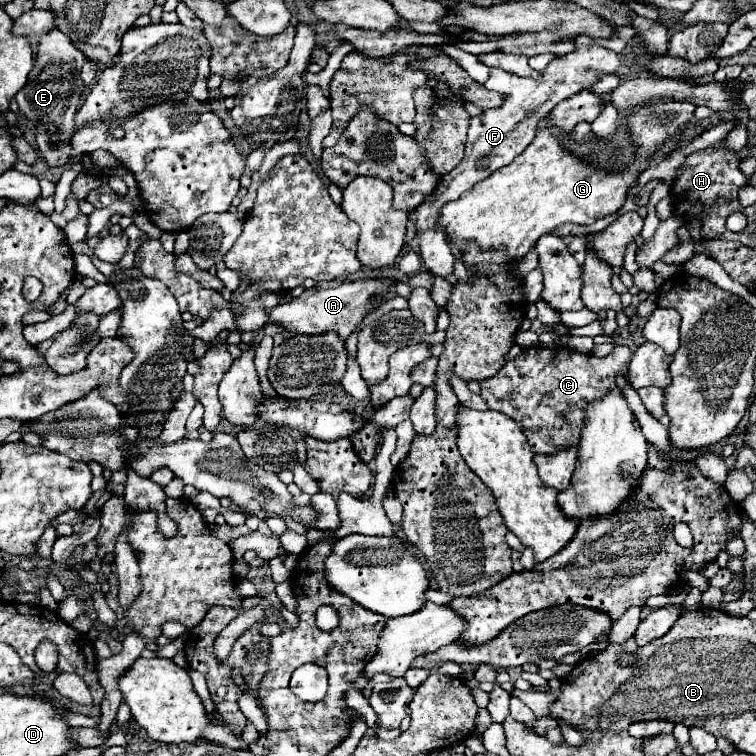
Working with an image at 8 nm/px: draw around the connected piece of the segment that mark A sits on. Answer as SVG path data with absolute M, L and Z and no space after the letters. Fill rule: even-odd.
M331 280L319 282L315 288L305 290L299 298L289 304L279 304L269 312L269 322L277 322L279 326L287 328L289 332L299 334L321 334L321 332L335 332L345 342L351 332L361 324L361 320L373 310L371 298L381 296L385 298L393 280Z

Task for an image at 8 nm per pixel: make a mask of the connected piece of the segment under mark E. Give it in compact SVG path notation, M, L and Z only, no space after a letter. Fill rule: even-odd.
M53 28L51 32L45 32L41 36L31 76L27 84L15 94L19 110L25 114L27 120L35 122L37 152L51 168L65 166L73 158L69 142L75 130L75 112L79 110L85 92L85 86L81 82L83 62L85 62L83 52L79 52L65 34Z

